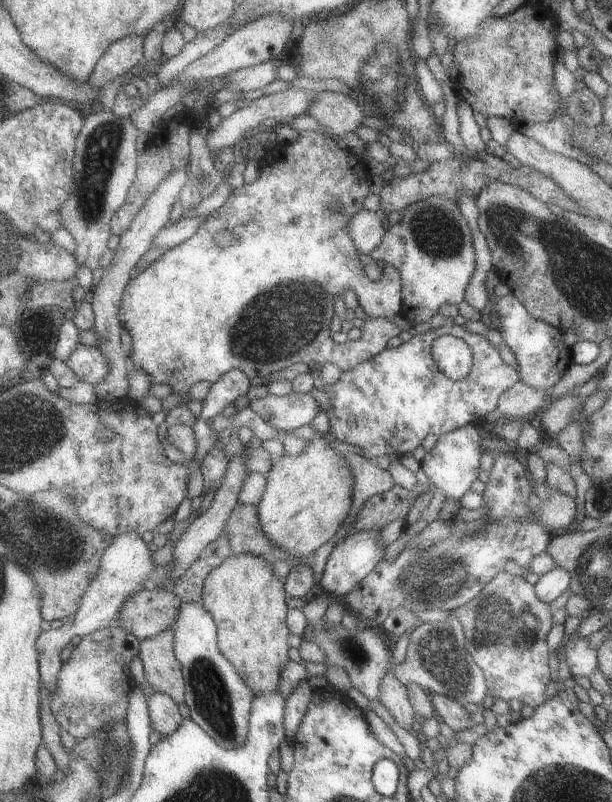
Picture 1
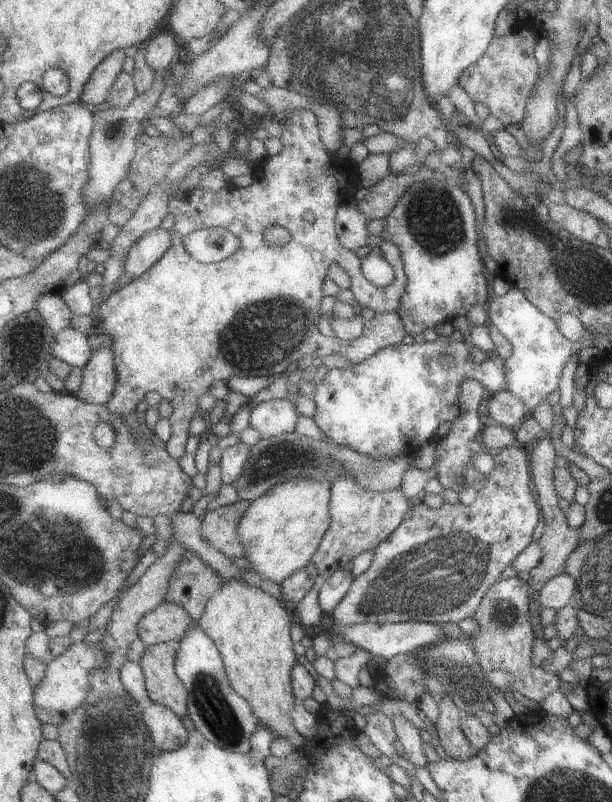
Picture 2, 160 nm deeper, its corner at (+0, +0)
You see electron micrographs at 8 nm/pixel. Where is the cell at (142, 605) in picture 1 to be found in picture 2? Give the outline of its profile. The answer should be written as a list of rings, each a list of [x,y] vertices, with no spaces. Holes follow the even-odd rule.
[[[162,601],[137,620],[137,640],[145,645],[175,645],[193,626],[193,622],[181,606]]]

